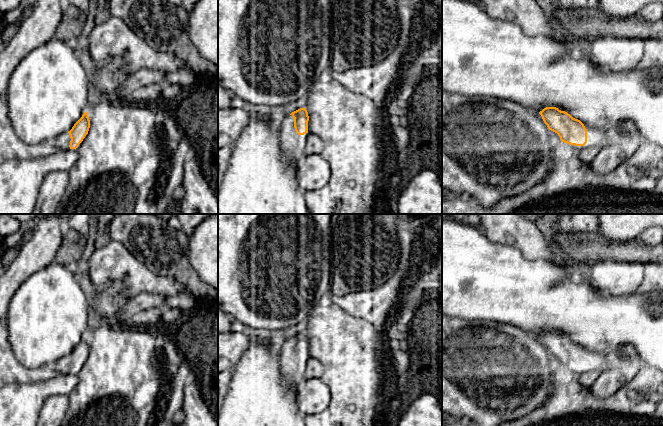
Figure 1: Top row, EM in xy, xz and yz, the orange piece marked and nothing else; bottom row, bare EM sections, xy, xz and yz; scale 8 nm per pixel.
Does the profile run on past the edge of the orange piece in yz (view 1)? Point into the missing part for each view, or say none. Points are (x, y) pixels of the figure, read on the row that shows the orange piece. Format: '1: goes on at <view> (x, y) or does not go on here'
1: does not go on here

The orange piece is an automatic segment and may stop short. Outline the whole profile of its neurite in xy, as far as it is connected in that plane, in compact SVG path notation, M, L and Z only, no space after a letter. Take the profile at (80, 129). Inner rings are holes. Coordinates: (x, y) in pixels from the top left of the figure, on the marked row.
M85 112L70 131L64 132L56 138L57 147L59 150L76 149L88 134L89 128L90 120L88 112Z

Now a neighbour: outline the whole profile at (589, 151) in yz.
M598 133L598 137L595 140L590 140L584 146L582 146L580 152L580 160L584 163L590 164L599 153L602 143L608 138L608 134Z

